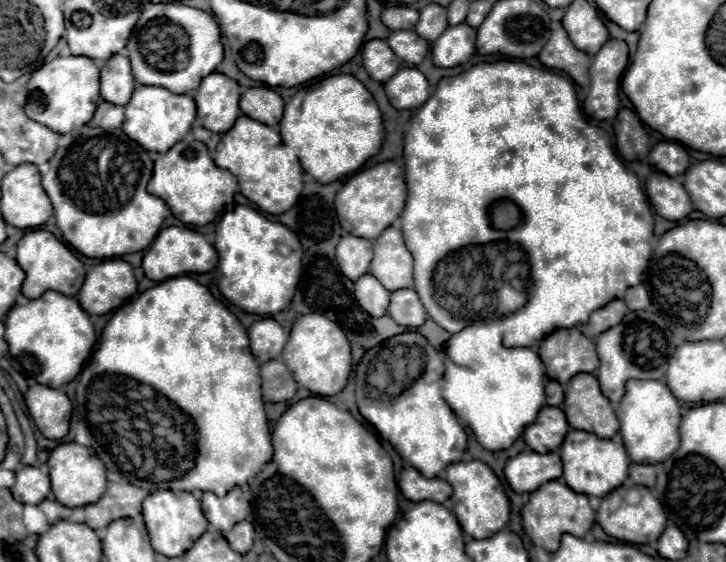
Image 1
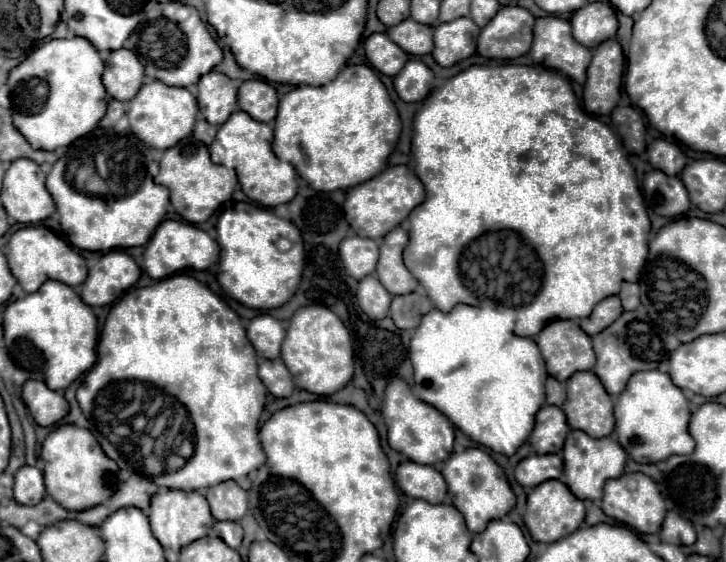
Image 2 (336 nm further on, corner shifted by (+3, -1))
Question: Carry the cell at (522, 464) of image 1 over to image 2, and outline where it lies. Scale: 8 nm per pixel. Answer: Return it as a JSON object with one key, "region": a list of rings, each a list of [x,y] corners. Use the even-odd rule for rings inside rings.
{"region":[[[533,454],[523,458],[515,468],[515,480],[523,488],[533,488],[545,480],[559,478],[563,474],[563,458],[557,454]]]}

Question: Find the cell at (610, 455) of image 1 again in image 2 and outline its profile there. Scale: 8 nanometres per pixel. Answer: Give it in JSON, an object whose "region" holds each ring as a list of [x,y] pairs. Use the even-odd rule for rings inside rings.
{"region":[[[571,430],[563,448],[563,482],[571,488],[571,492],[581,500],[599,500],[603,496],[603,486],[609,478],[619,478],[625,468],[625,450],[619,446],[619,442],[611,438],[591,438],[581,430]]]}

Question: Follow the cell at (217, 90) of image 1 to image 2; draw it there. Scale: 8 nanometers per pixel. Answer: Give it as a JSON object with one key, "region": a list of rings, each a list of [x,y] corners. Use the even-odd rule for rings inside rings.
{"region":[[[221,72],[205,74],[197,84],[197,102],[209,124],[221,126],[237,110],[237,90],[241,80],[231,80]]]}

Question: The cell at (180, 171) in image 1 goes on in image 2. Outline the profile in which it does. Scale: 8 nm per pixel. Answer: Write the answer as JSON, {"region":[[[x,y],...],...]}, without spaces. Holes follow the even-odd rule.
{"region":[[[185,138],[177,146],[163,152],[155,182],[169,188],[171,204],[181,218],[185,218],[191,224],[201,224],[209,218],[209,214],[215,208],[219,208],[223,202],[231,198],[237,186],[237,176],[233,170],[225,170],[223,166],[213,164],[203,144],[193,142],[191,138],[189,140]]]}

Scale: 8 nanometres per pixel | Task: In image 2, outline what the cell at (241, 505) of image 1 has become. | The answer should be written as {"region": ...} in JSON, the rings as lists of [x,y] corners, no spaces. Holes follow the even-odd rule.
{"region":[[[233,480],[207,488],[205,498],[215,520],[241,520],[249,508],[247,492]]]}

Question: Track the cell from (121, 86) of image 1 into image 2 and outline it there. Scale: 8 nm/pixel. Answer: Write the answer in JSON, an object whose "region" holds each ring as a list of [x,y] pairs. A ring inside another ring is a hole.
{"region":[[[119,48],[113,50],[105,62],[103,72],[103,86],[107,94],[115,100],[131,100],[143,84],[143,66],[137,56],[127,50]]]}

